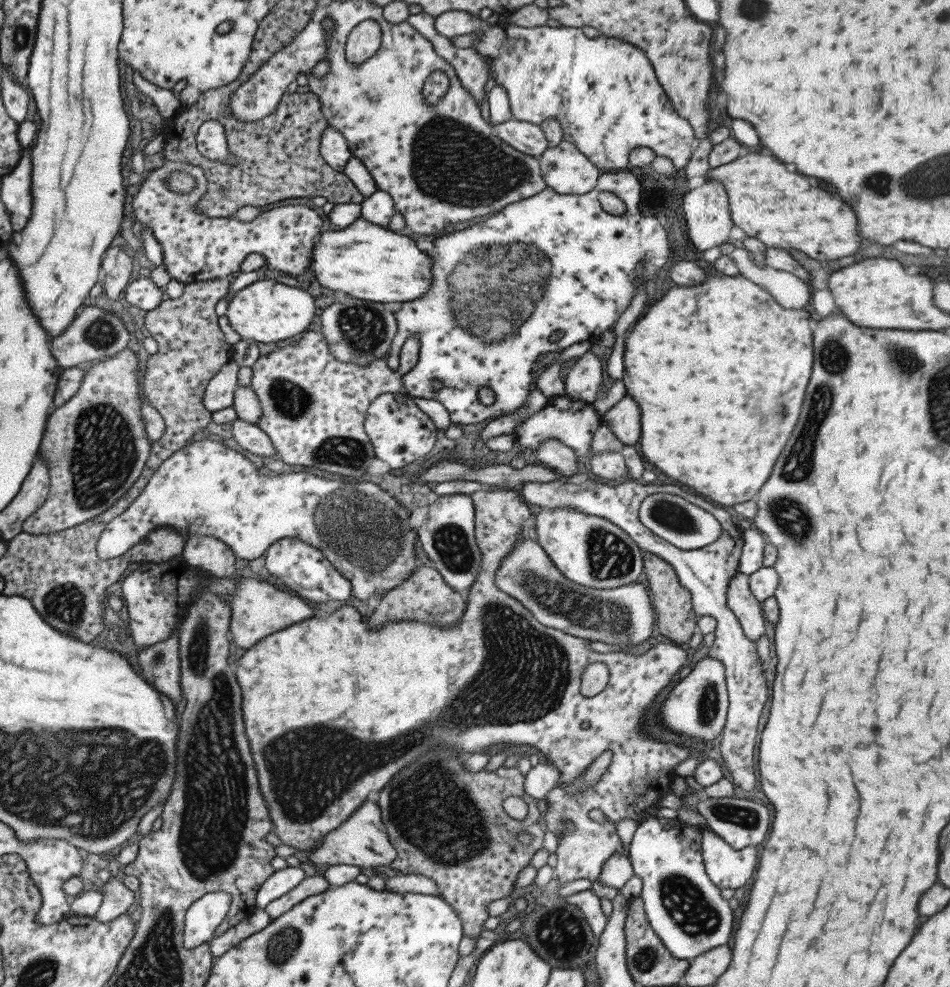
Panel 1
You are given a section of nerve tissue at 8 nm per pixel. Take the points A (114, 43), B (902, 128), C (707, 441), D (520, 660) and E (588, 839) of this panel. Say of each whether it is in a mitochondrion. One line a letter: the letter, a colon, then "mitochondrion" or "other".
A: other
B: other
C: other
D: mitochondrion
E: other

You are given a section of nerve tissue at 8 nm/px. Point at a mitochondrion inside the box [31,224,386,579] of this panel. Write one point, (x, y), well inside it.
(104, 452)

